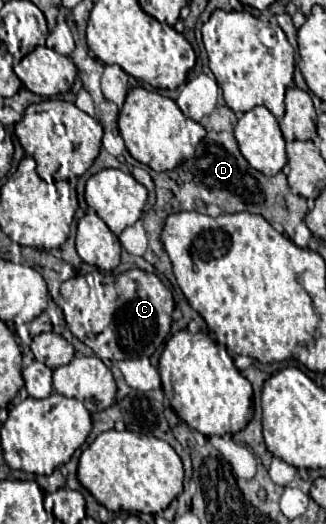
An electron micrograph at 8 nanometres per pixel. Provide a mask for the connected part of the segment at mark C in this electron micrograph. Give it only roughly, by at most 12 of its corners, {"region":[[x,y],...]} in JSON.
{"region":[[154,273],[60,285],[68,329],[100,359],[152,357],[174,299]]}

